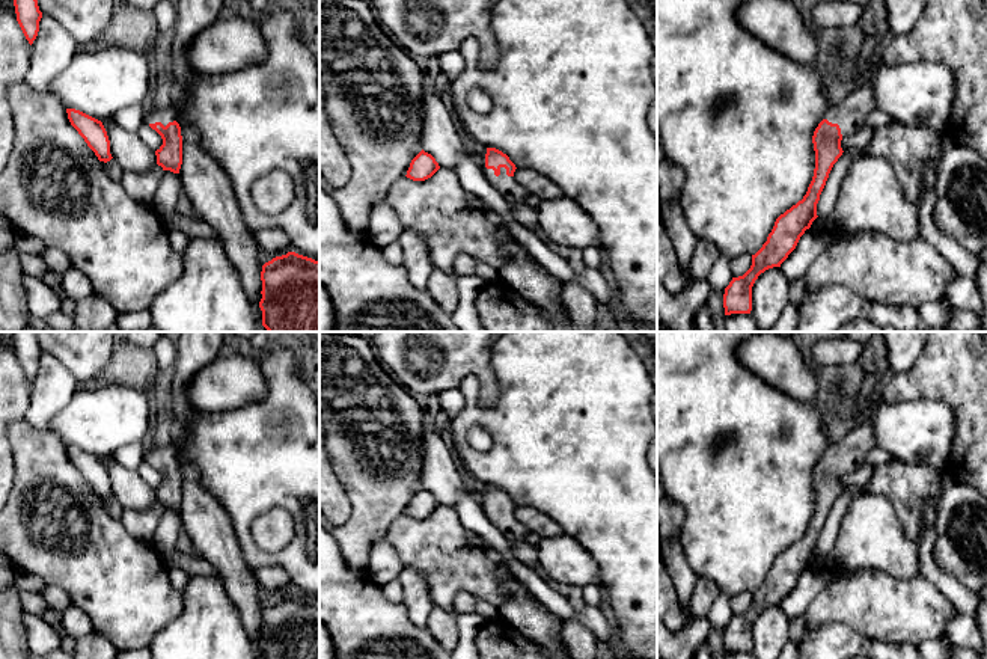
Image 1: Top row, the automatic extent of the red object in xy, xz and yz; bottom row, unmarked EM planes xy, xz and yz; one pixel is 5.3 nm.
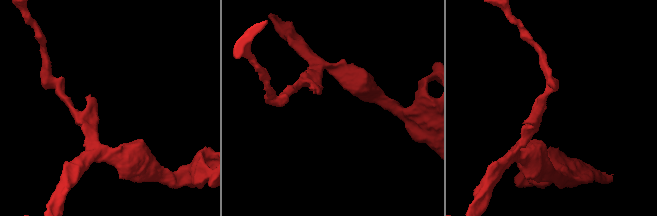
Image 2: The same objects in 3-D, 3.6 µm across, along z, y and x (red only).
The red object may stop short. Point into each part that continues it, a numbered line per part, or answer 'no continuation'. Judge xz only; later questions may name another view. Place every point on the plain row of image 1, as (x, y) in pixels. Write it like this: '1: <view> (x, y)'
1: xz (507, 524)

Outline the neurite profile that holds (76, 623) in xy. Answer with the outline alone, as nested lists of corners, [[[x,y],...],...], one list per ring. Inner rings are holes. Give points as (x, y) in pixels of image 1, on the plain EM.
[[[72,603],[62,611],[62,624],[65,633],[75,641],[93,633],[89,617]]]

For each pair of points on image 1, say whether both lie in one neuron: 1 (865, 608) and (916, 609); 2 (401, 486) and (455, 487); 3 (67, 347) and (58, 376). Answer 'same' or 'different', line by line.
1: same
2: different
3: different

